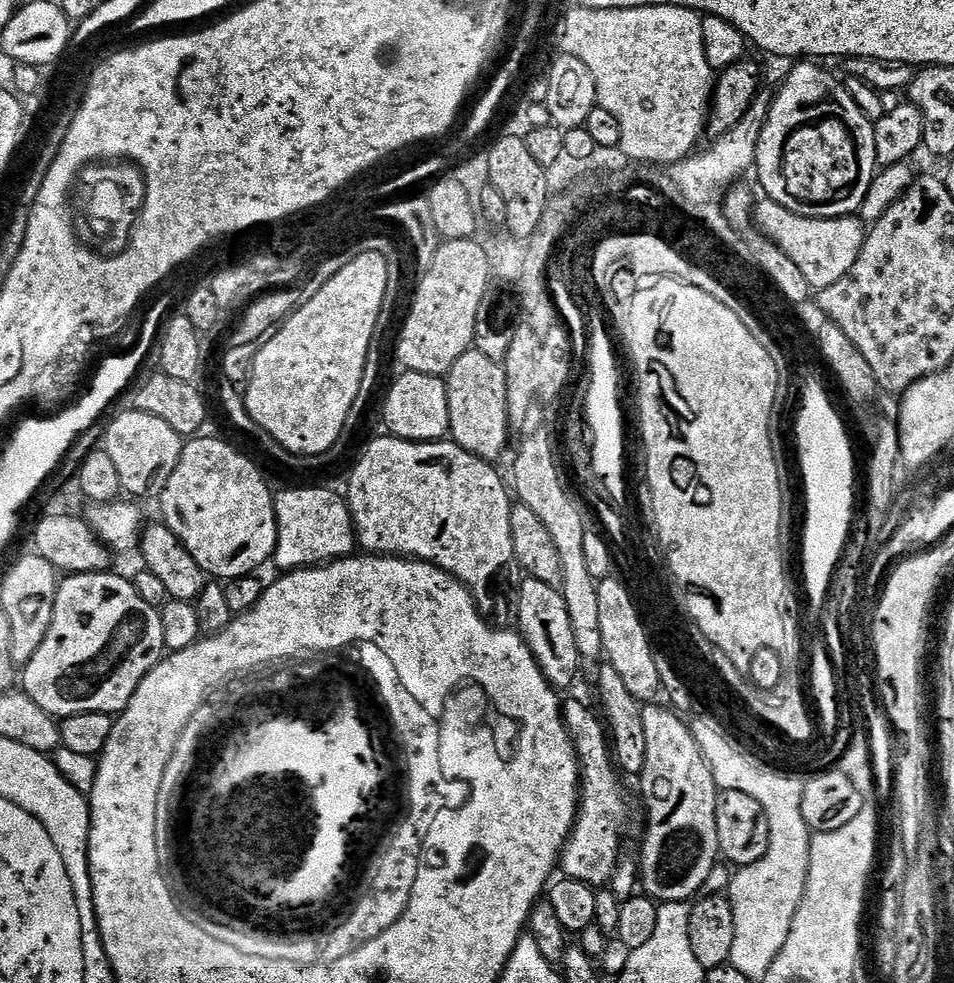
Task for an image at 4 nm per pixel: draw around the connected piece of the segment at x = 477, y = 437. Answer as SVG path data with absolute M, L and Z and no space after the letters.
M476 347L469 348L458 362L446 374L448 401L450 402L451 439L462 450L474 454L489 462L504 452L508 444L508 383L504 373L504 365L494 362L494 358L486 358Z

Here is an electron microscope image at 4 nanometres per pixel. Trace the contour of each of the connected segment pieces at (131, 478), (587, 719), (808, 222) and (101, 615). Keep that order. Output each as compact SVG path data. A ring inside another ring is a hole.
M135 410L114 417L102 441L104 452L110 454L114 467L118 469L121 489L132 498L159 497L166 482L170 482L170 474L174 474L174 466L178 466L184 445L182 437L167 422L162 422L162 418L154 418L154 414Z
M565 699L562 704L564 725L580 763L580 806L576 809L576 825L560 852L558 868L570 879L591 886L604 886L609 883L615 863L618 862L622 849L620 839L628 828L632 808L628 805L628 792L623 784L625 781L614 763L606 726L597 709L593 705L592 708L580 700Z
M764 198L755 205L754 224L763 235L783 250L786 258L806 274L809 289L819 290L826 286L834 286L838 278L842 278L854 266L858 254L864 245L866 235L865 221L856 216L843 216L819 220L806 218L786 210L786 206L778 206L778 202Z
M109 570L77 576L68 574L59 581L50 630L46 630L46 638L42 646L38 646L34 658L22 668L22 691L52 716L63 718L87 712L123 712L130 698L134 698L134 690L138 690L142 678L146 678L146 674L150 674L166 655L160 608L143 600L129 577L127 580L114 573Z

